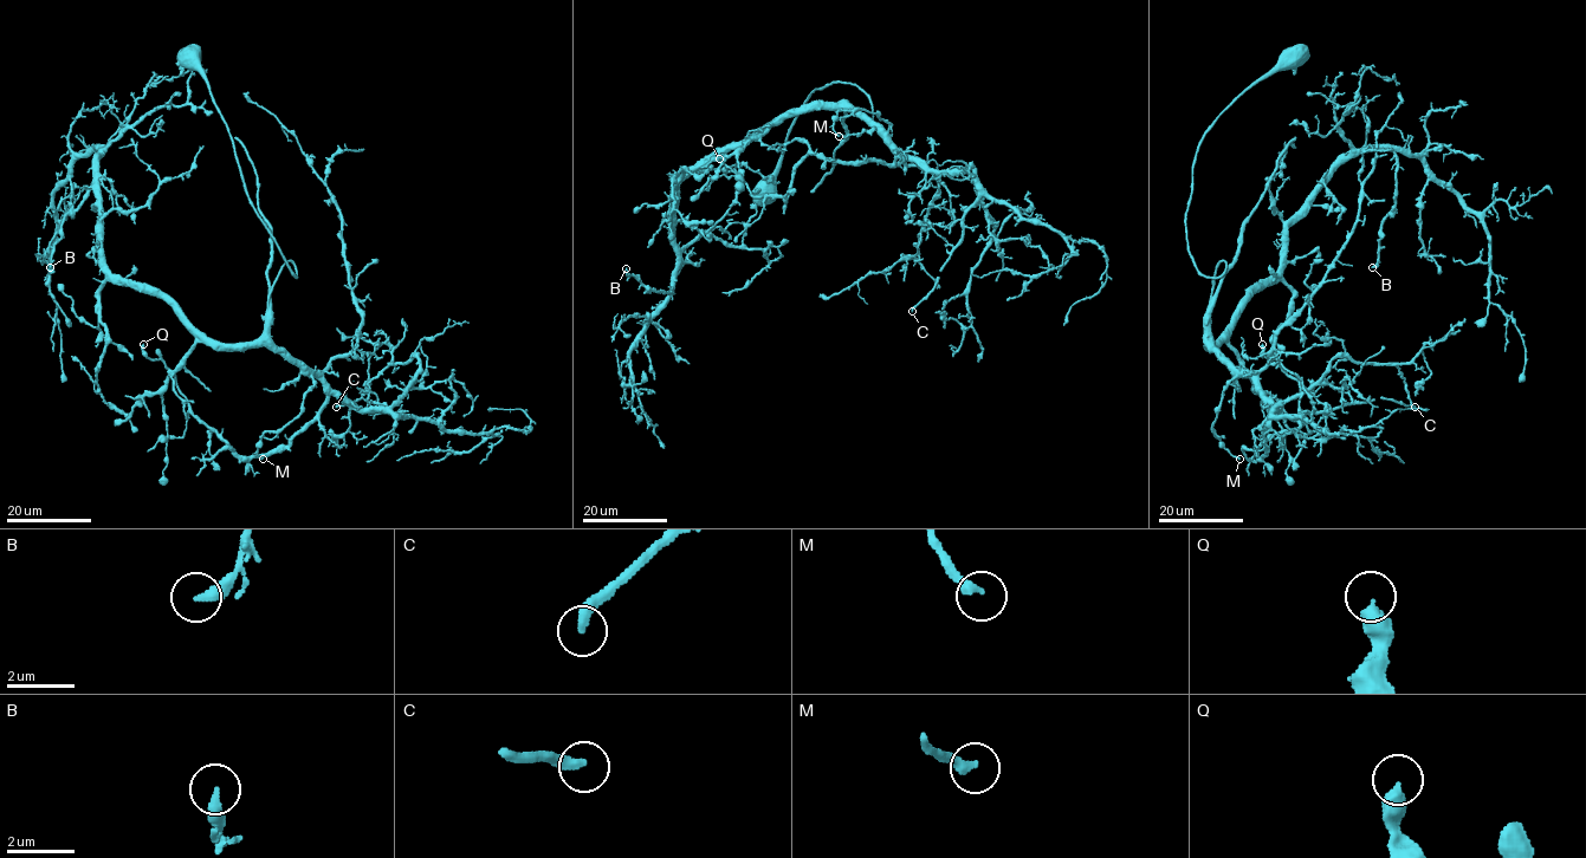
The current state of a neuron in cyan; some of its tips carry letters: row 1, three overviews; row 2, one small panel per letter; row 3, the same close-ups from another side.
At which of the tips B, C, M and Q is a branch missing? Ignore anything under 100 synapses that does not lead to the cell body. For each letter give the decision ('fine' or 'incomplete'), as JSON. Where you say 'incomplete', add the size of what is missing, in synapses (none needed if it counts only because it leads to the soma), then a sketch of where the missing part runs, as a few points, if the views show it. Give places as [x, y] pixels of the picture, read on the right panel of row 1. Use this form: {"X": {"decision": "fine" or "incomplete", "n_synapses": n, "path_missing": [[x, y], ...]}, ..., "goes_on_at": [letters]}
{"B": {"decision": "fine"}, "C": {"decision": "fine"}, "M": {"decision": "fine"}, "Q": {"decision": "fine"}, "goes_on_at": []}

